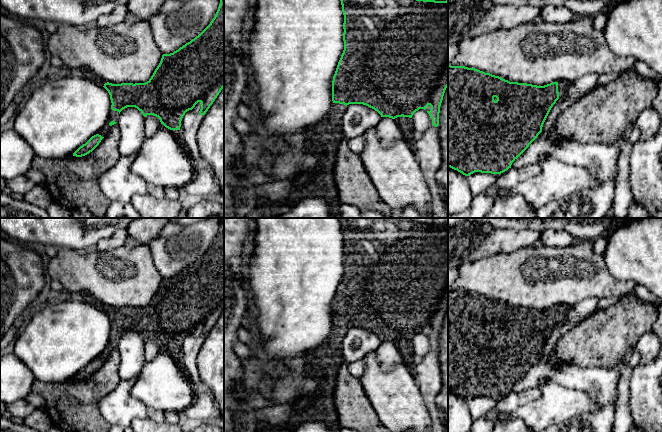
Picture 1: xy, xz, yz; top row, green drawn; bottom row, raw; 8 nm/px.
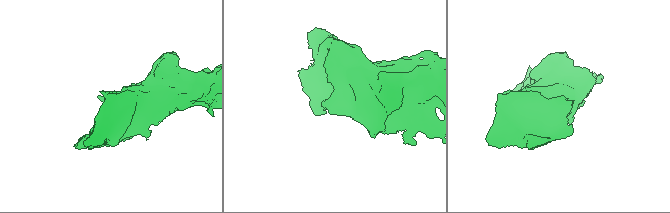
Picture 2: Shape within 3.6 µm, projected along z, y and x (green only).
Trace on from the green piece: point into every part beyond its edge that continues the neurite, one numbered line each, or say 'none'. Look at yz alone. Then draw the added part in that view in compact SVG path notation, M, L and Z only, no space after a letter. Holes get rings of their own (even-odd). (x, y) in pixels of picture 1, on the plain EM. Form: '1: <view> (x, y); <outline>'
1: yz (563, 310); M558 306L558 316L559 316L559 320L562 320L563 318L567 317L568 312L570 310L570 306Z

